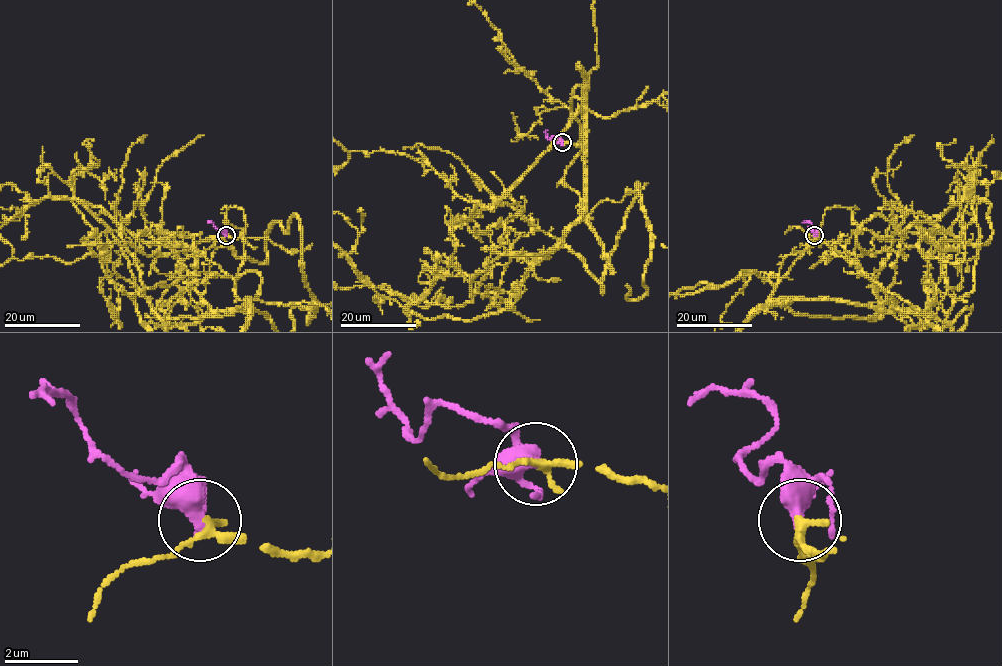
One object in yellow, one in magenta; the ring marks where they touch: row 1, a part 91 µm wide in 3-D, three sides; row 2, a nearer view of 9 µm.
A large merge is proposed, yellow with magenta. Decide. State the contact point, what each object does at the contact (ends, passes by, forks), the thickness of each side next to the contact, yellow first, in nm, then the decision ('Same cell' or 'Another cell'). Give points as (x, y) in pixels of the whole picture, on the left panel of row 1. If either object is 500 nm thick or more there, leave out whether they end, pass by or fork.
Place: (226, 235). Thickness 220 nm (yellow) against 500 nm. Same cell

